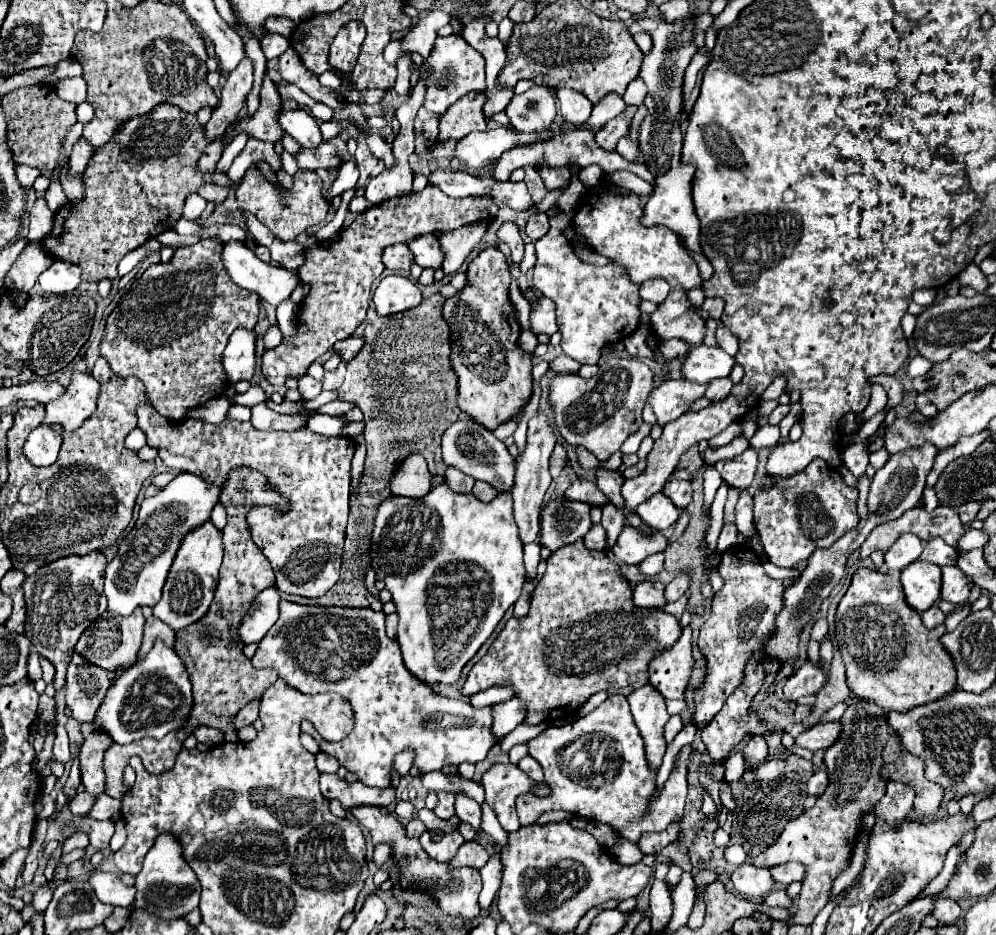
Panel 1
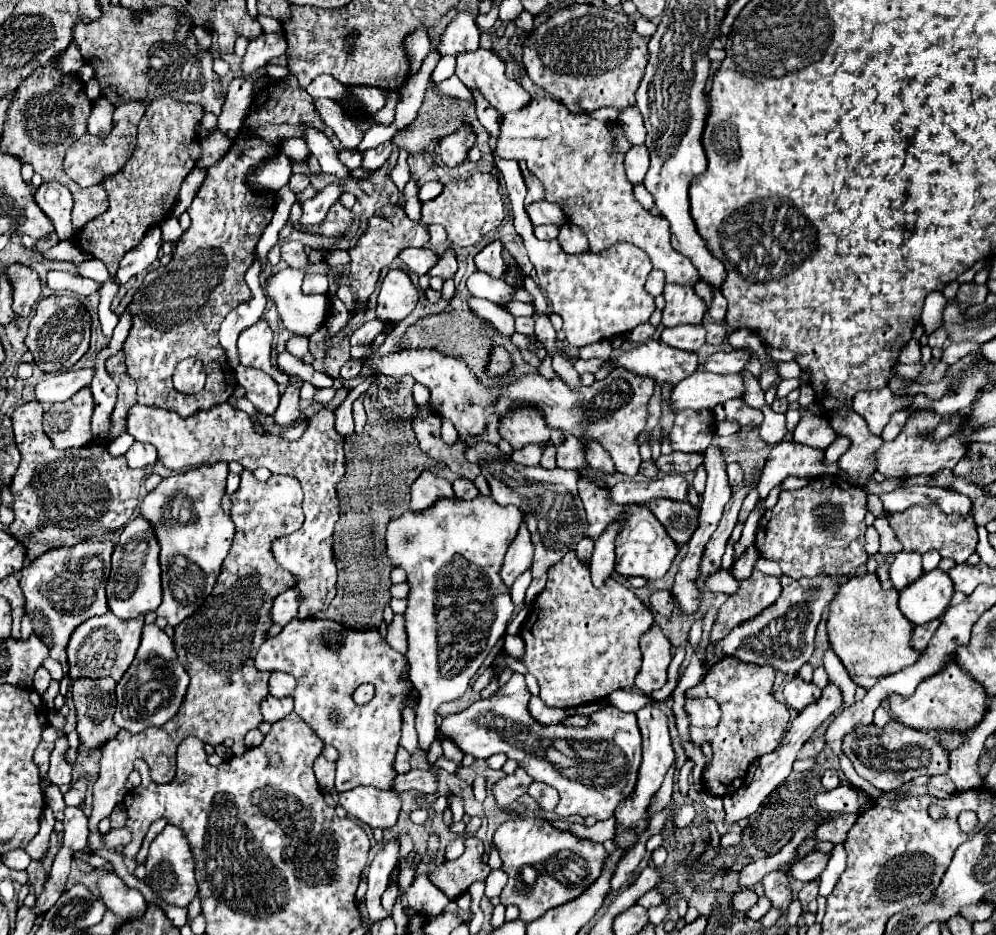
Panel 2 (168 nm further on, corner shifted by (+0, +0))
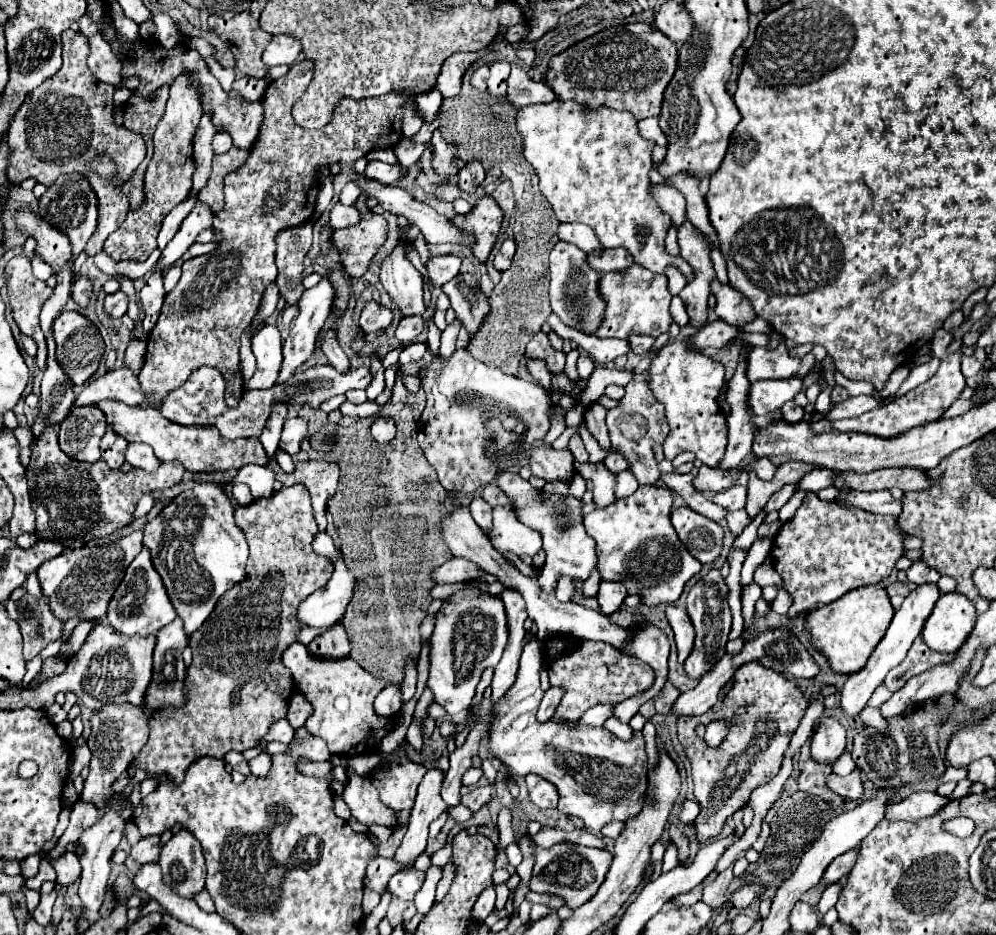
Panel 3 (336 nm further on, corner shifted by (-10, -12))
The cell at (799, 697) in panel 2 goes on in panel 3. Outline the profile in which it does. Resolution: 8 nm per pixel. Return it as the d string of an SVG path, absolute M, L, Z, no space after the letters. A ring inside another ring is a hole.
M823 717L819 727L813 733L813 741L811 741L811 759L815 763L825 763L831 765L835 763L835 759L839 755L843 755L847 745L847 731L845 727L835 721L835 719L827 719Z

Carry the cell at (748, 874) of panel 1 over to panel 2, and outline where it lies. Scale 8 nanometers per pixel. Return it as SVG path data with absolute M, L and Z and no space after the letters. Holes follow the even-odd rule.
M773 871L769 875L763 877L763 891L765 895L771 899L771 903L775 907L787 909L791 903L791 887L789 887L789 879L783 871Z

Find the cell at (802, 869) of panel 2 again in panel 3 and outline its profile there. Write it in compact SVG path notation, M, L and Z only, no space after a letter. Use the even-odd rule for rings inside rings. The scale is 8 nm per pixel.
M853 849L851 853L845 853L843 857L837 857L825 871L823 875L823 883L825 885L831 885L831 883L837 883L839 879L843 879L855 865L857 861L857 849Z

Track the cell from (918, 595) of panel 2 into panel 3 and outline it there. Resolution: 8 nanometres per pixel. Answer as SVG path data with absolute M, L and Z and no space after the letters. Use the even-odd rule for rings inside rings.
M947 593L939 597L921 635L933 651L955 655L971 635L975 621L975 605L961 593Z

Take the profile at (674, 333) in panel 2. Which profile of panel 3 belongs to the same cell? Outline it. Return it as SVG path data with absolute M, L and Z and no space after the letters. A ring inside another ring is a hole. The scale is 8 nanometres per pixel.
M717 319L717 321L707 323L705 327L701 327L699 333L695 337L691 337L691 349L697 349L697 351L701 351L705 347L721 349L729 341L733 341L737 335L739 335L739 331L735 327Z

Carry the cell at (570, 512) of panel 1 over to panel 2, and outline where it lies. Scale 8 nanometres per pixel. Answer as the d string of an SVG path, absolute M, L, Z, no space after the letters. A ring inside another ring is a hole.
M475 441L469 443L469 449L465 451L467 461L473 461L479 465L481 475L487 479L491 487L491 497L499 505L517 505L523 511L523 519L531 531L531 541L535 545L535 557L533 557L533 583L527 589L525 605L531 607L535 597L545 589L547 581L547 569L563 559L565 553L573 551L575 545L585 537L585 529L589 527L583 503L577 495L577 471L565 471L565 469L553 469L547 471L545 467L525 467L509 459L499 451L497 445L487 441Z

